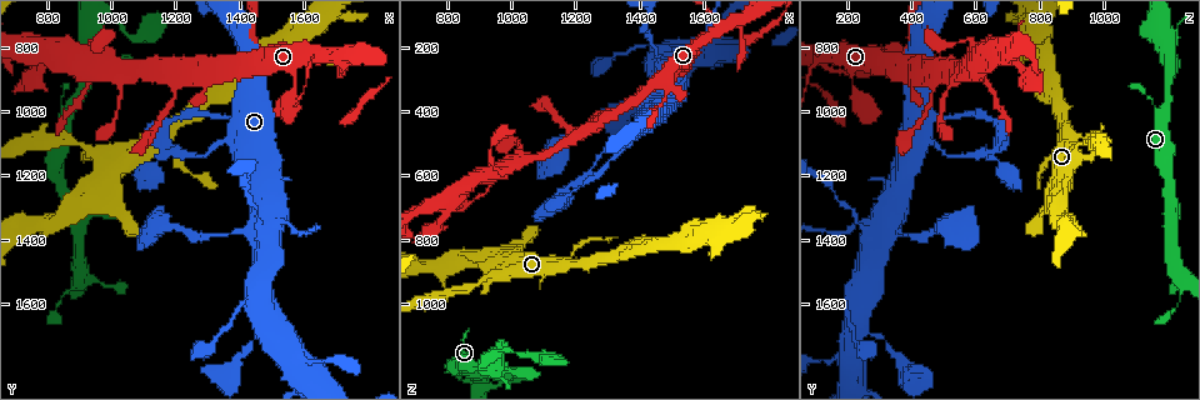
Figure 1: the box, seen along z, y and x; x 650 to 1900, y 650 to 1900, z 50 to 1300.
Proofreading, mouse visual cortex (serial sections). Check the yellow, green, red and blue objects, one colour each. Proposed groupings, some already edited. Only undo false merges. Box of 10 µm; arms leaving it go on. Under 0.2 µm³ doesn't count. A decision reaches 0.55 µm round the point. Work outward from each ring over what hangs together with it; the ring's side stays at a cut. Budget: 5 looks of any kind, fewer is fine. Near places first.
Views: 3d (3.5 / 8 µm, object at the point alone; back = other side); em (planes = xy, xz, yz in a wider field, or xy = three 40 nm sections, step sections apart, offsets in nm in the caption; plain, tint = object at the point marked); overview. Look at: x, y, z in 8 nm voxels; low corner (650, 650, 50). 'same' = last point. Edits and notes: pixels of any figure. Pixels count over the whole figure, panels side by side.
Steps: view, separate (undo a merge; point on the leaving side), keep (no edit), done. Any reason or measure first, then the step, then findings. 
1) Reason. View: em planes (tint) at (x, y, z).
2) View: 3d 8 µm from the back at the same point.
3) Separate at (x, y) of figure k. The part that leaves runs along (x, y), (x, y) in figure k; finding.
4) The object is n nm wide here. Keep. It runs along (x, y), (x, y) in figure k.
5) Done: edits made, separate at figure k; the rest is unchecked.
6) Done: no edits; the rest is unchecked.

Thick turns thin. View: 3d 3.5 µm at (970, 1230, 880).

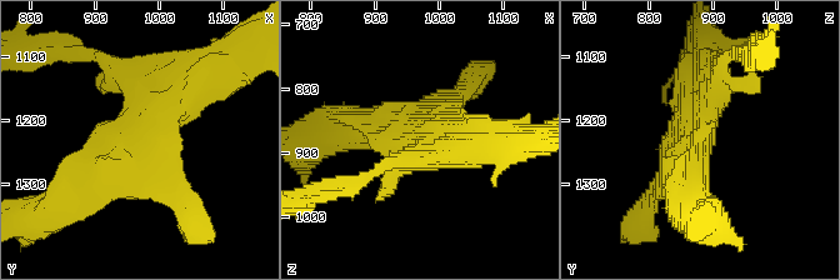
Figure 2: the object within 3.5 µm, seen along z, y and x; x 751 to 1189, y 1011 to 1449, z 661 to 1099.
Now the EM. View: em xy step 5 (tint) at (975, 1235, 870).

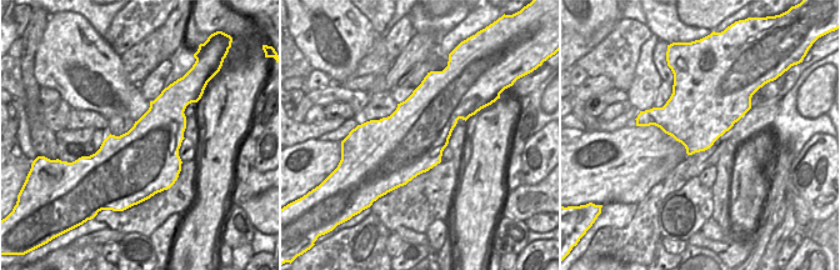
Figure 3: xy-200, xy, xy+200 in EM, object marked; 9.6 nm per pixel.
Another direction. View: em planes (tint) at the same point.

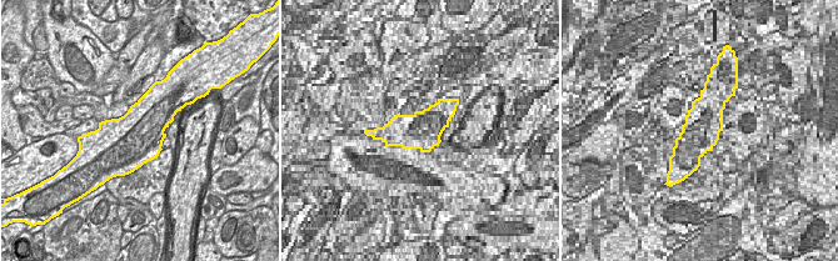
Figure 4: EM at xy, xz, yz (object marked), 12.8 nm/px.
Keep. It runs along (198, 81), (129, 154), (71, 196) in figure 2; all the same cell.

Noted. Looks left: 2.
Calibre changes. View: 3d 3.5 µm at (1390, 1380, 360).

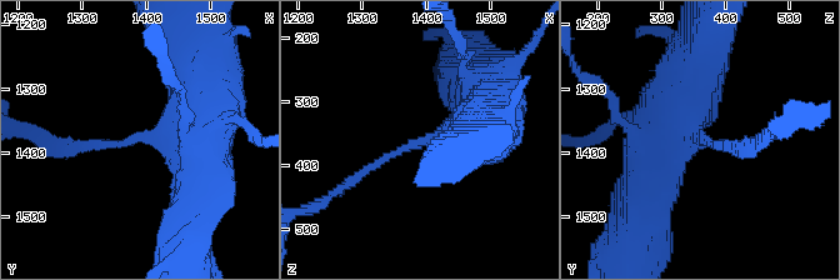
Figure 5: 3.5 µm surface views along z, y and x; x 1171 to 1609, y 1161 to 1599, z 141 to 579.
The arms are 150, 800 nm wide. View: em xy step 3 (tint) at (1400, 1375, 355).

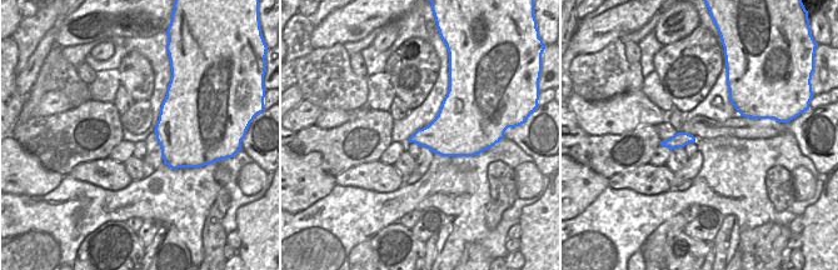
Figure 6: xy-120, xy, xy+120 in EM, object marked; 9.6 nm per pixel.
Keep. It runs along (485, 119), (409, 144), (351, 183) in figure 5; all the same cell.

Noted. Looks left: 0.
Done: no edits; the rest is unchecked.

